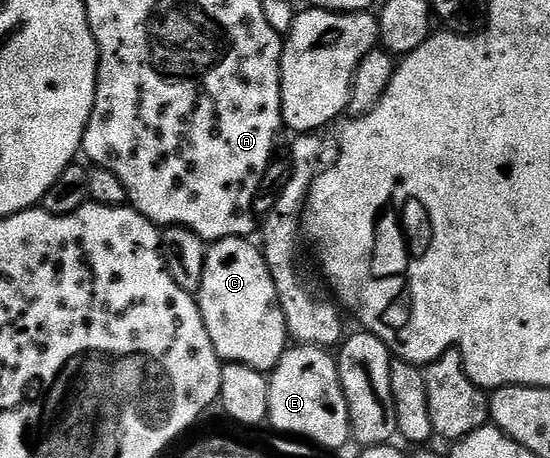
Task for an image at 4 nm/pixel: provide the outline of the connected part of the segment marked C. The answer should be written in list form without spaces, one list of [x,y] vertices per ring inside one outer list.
[[[243,236],[212,241],[205,254],[203,282],[195,299],[222,361],[251,366],[268,374],[279,362],[291,337],[264,251],[253,242]]]

